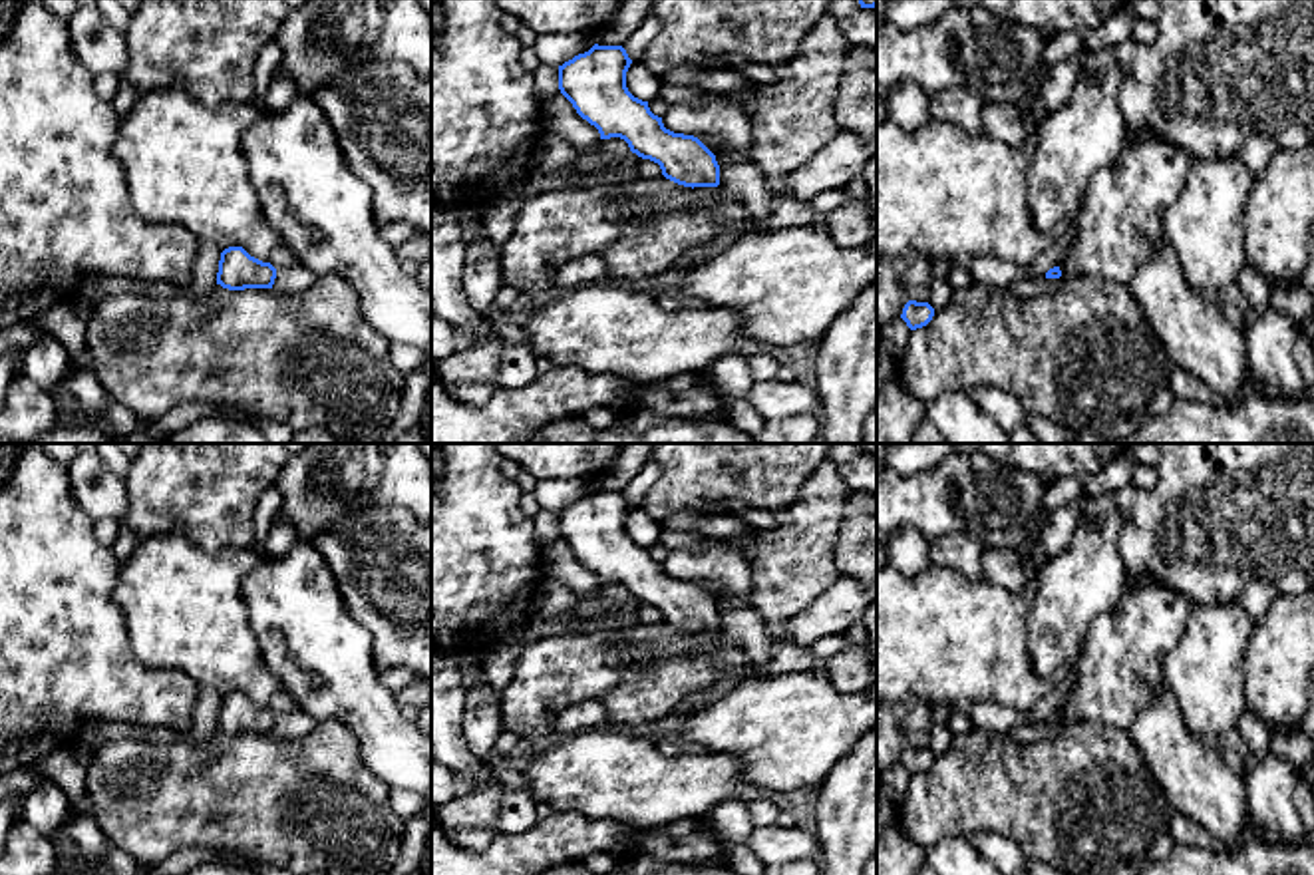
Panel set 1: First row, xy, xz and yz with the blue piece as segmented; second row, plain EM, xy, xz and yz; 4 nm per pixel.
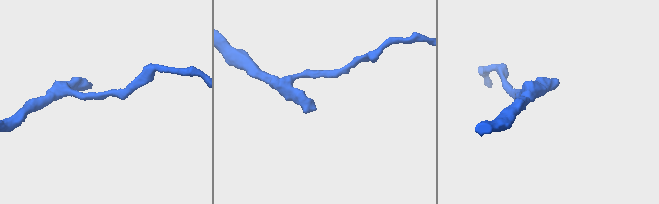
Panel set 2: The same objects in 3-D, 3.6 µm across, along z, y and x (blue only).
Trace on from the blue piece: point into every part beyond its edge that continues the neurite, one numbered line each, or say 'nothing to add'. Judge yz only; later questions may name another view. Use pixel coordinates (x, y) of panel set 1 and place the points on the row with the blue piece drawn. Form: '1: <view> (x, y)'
1: yz (1120, 227)

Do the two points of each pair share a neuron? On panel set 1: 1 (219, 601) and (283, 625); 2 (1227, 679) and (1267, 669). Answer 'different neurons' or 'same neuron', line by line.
1: different neurons
2: different neurons

